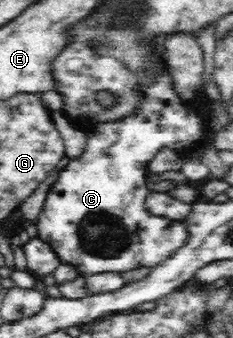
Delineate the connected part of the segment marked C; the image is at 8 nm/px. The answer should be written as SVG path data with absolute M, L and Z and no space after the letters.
M161 69L160 72L161 76L145 90L147 98L137 116L101 125L93 136L87 136L85 151L81 156L71 158L59 172L59 180L51 187L51 192L43 205L43 212L37 218L37 230L39 230L37 236L51 246L51 250L57 254L57 258L63 264L73 266L81 276L93 276L111 270L129 272L141 266L157 266L163 260L167 260L175 250L185 246L189 238L189 230L183 220L171 220L147 212L145 198L150 192L145 186L143 176L145 172L149 172L148 162L163 149L163 146L180 152L203 146L205 128L202 122L205 120L205 114L209 112L207 104L209 100L199 96L192 104L182 104L172 88L171 76L165 69Z

